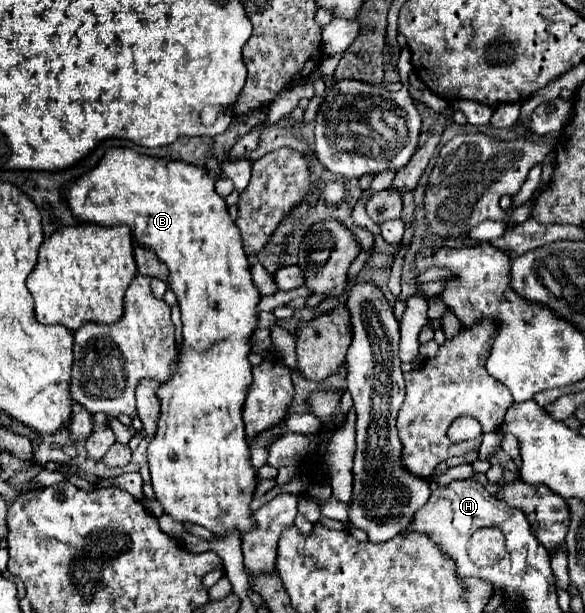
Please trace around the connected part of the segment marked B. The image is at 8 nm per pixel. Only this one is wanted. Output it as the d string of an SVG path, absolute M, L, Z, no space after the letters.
M111 148L103 160L87 174L65 186L69 208L81 222L101 226L125 224L131 228L135 240L151 248L161 262L167 264L167 284L177 296L183 320L183 346L171 378L157 388L161 402L161 416L157 434L147 448L151 486L155 498L177 522L193 522L215 536L227 536L233 530L239 534L253 528L253 514L249 502L253 500L257 478L251 468L251 452L243 428L243 402L251 386L251 336L257 328L257 304L261 294L253 284L247 254L243 250L237 224L227 212L225 200L215 192L215 180L199 166L181 160L161 160L141 156L131 148Z

